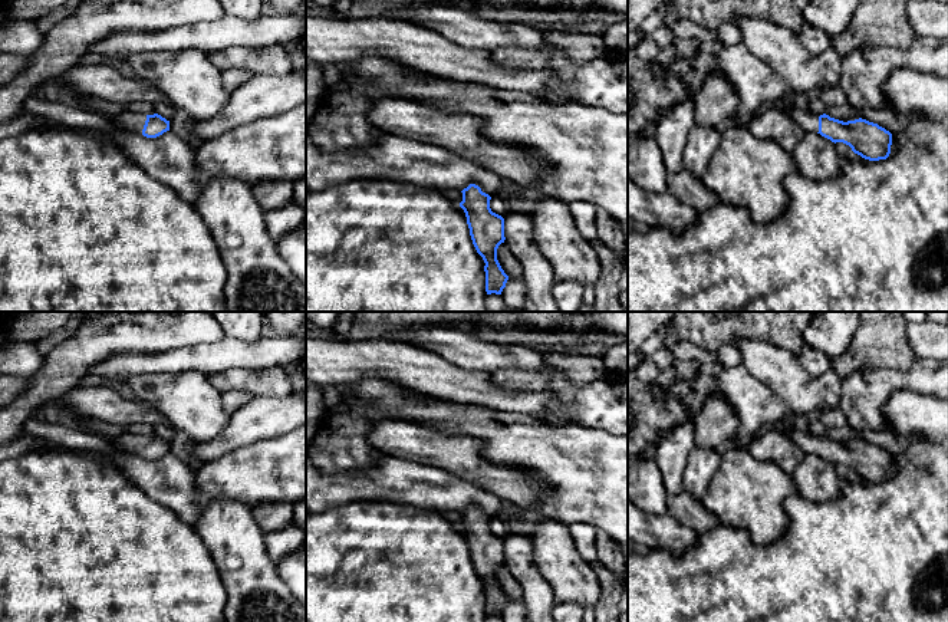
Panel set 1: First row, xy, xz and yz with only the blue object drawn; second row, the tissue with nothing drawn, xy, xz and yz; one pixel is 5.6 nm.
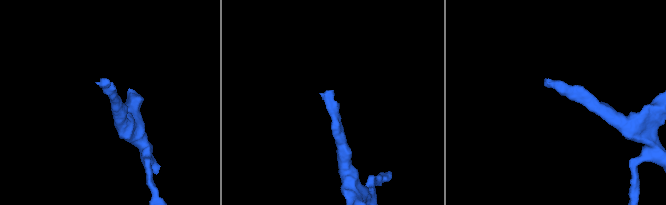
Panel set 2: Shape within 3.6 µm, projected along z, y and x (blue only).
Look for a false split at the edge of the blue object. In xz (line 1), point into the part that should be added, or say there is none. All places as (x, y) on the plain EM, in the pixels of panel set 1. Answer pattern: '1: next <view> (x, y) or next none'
1: next none

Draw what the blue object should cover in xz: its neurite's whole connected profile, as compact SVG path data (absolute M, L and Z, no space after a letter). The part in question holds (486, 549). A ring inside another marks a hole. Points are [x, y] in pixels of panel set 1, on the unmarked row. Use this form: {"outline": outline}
{"outline": "M470 506L461 514L460 529L465 534L473 566L485 585L485 613L501 616L508 602L497 582L497 570L506 562L504 540L491 533L491 519L478 507Z"}

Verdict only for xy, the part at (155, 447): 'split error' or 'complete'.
split error

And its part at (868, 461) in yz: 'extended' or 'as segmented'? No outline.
extended

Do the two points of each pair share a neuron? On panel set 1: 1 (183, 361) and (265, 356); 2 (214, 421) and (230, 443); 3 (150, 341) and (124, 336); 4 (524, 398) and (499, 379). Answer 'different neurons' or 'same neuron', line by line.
1: same neuron
2: different neurons
3: same neuron
4: different neurons

